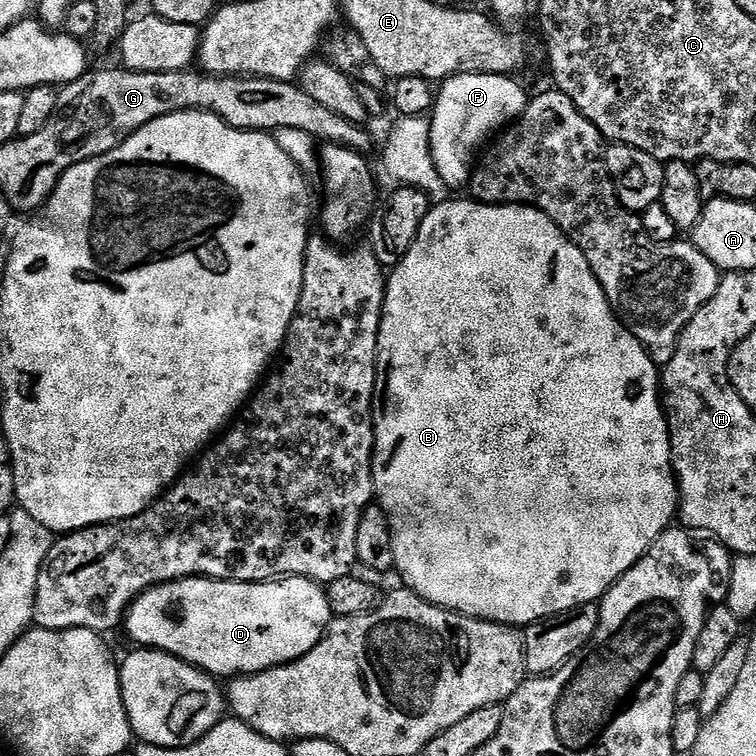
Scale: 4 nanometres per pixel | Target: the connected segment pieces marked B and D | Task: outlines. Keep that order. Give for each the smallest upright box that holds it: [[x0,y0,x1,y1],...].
[[372,198,678,626],[126,576,334,678]]

